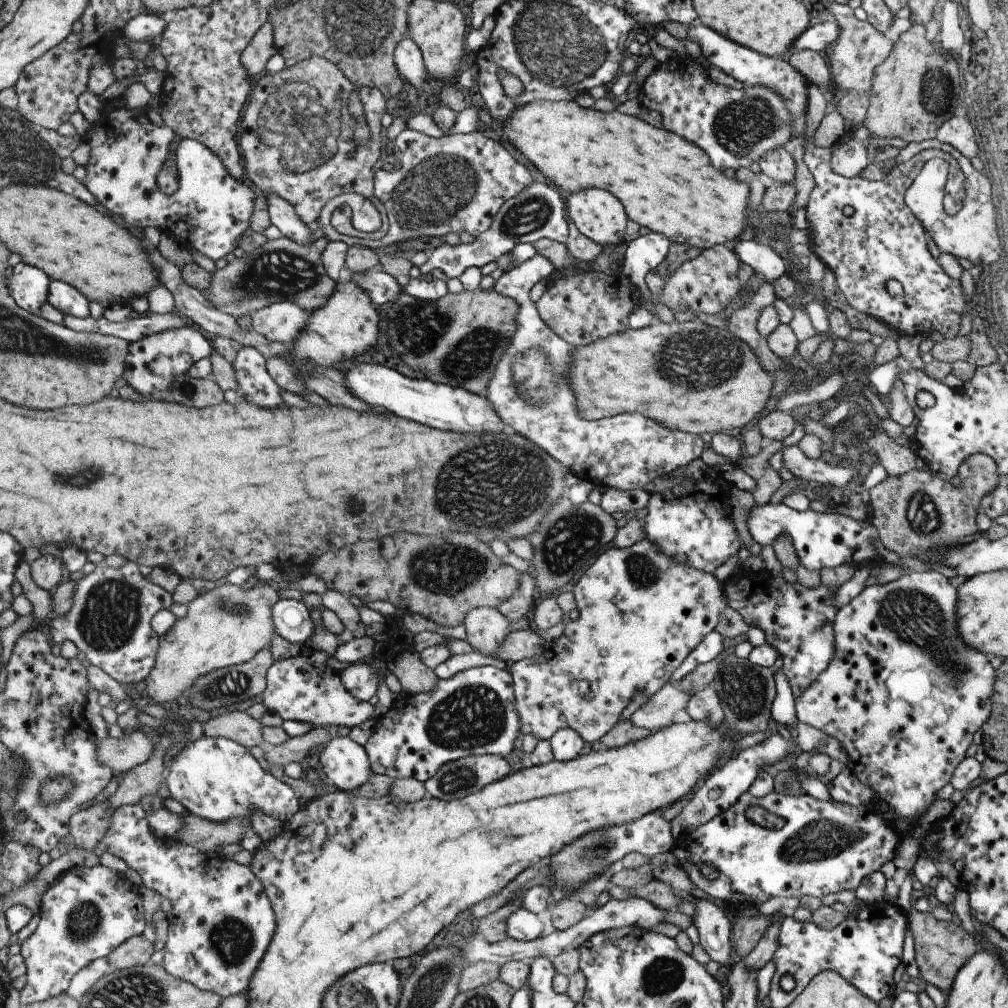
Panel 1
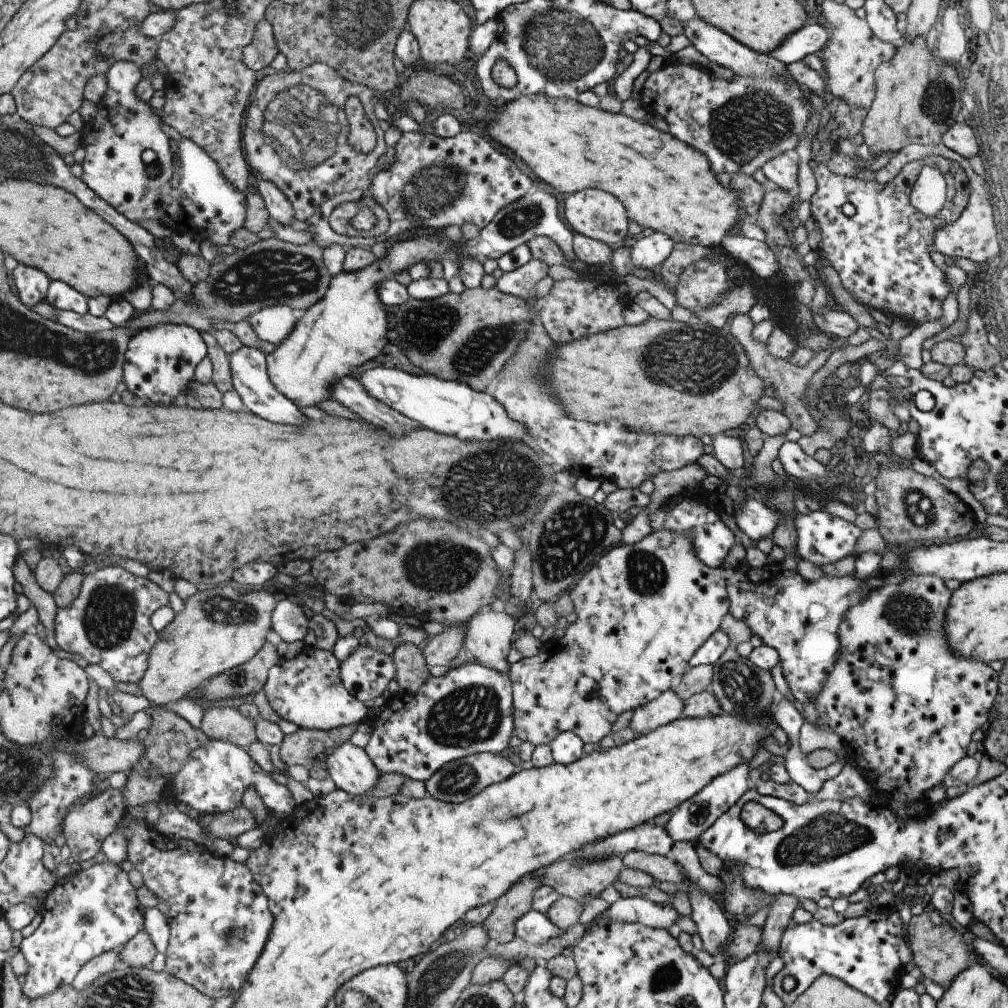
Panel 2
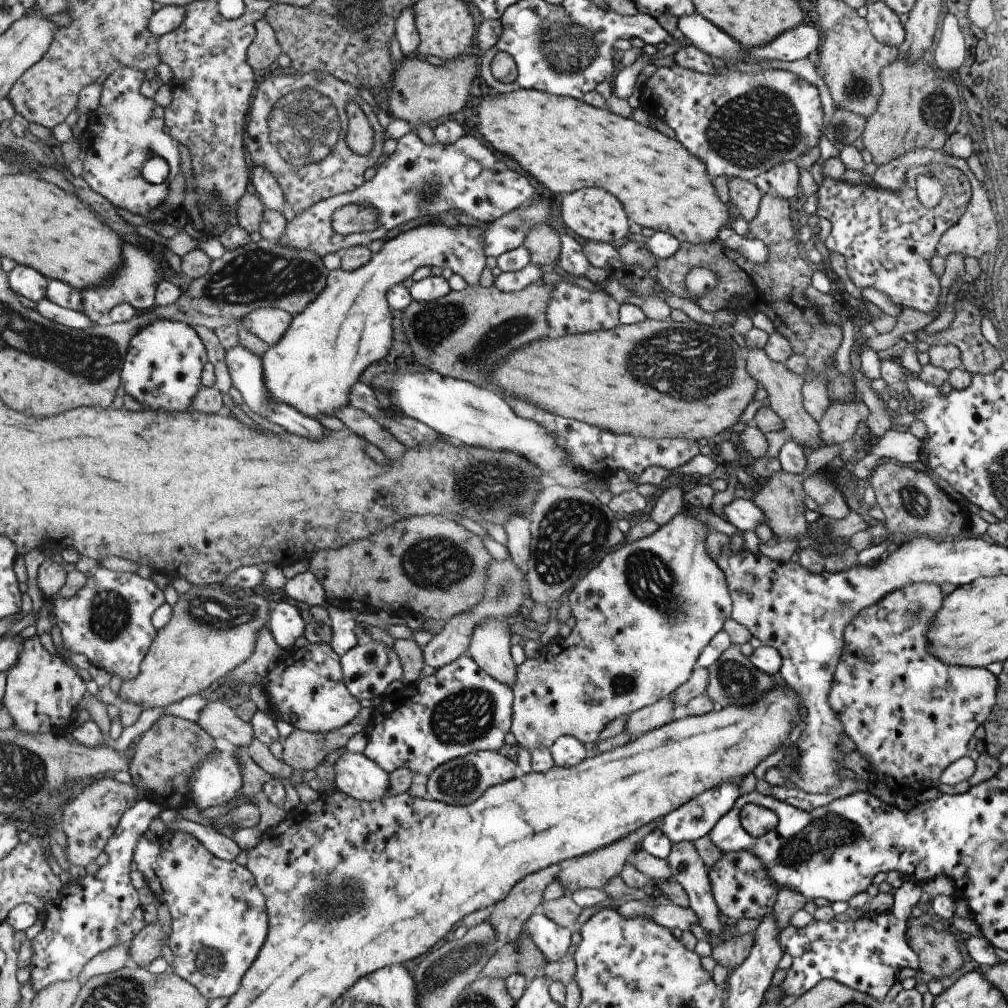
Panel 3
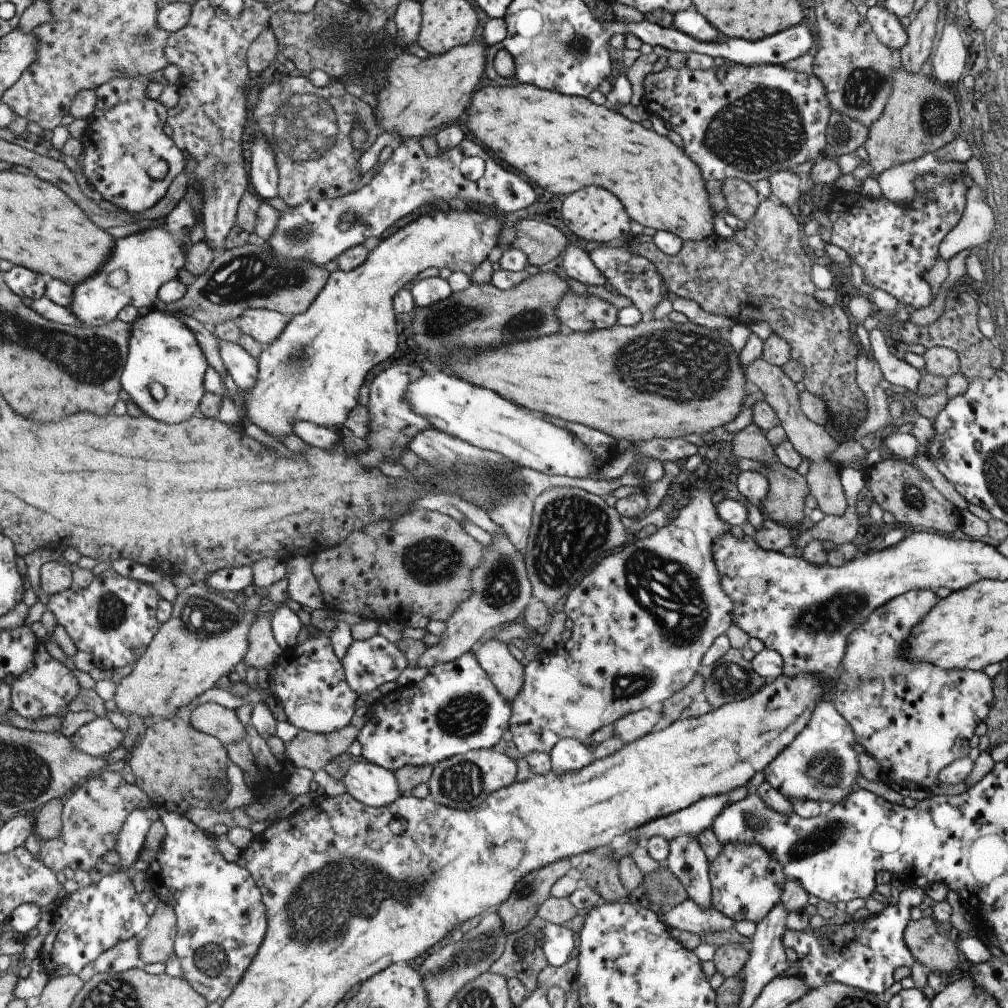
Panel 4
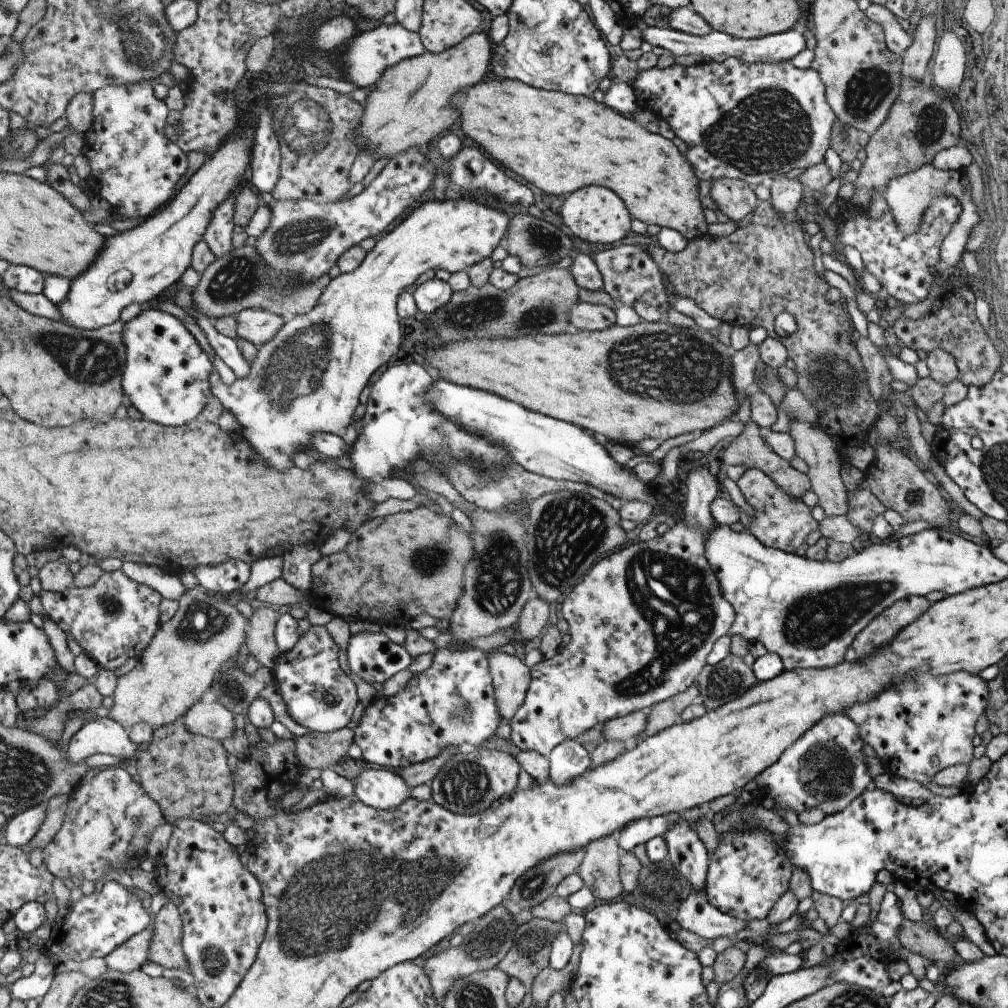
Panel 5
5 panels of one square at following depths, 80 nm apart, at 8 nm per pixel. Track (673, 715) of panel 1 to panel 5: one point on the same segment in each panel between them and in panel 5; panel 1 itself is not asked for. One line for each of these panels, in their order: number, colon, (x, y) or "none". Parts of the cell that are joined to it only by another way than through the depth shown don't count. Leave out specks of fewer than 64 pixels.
2: (667, 707)
3: (638, 722)
4: (632, 726)
5: (625, 729)

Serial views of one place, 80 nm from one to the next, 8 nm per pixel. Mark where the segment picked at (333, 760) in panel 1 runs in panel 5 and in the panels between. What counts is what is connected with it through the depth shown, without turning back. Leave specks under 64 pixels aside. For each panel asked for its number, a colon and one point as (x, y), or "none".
2: (351, 770)
3: (355, 775)
4: (372, 785)
5: (381, 789)

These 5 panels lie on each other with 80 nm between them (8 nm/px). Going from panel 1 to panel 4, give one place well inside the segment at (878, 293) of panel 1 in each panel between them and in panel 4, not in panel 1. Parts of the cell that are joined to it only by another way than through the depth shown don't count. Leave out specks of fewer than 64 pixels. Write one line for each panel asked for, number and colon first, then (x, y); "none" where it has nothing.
2: (881, 253)
3: (886, 239)
4: (893, 245)

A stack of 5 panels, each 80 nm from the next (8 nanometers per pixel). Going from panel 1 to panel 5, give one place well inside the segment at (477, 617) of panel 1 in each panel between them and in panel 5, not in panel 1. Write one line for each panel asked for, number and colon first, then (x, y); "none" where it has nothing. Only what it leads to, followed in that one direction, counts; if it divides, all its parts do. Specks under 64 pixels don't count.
2: (489, 632)
3: (489, 644)
4: (506, 673)
5: (510, 677)

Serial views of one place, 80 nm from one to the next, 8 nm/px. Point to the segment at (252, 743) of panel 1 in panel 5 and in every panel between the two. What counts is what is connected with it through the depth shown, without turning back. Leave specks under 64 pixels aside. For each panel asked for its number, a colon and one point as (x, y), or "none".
2: (220, 722)
3: (221, 721)
4: (214, 719)
5: (213, 720)

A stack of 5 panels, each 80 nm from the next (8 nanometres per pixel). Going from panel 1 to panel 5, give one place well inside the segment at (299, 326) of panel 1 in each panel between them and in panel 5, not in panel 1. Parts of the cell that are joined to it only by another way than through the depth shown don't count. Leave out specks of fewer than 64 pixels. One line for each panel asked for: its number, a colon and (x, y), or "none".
2: (274, 324)
3: (269, 324)
4: (265, 326)
5: (259, 326)

